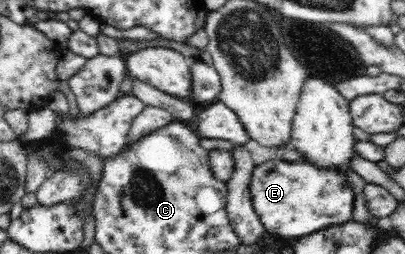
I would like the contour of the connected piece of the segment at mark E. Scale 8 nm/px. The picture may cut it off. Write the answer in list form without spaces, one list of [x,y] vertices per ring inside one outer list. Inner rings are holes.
[[[281,159],[256,165],[249,191],[251,191],[253,207],[264,229],[283,238],[300,238],[325,227],[341,225],[353,219],[355,192],[349,184],[346,173],[346,170],[324,169],[309,162],[285,162]]]

